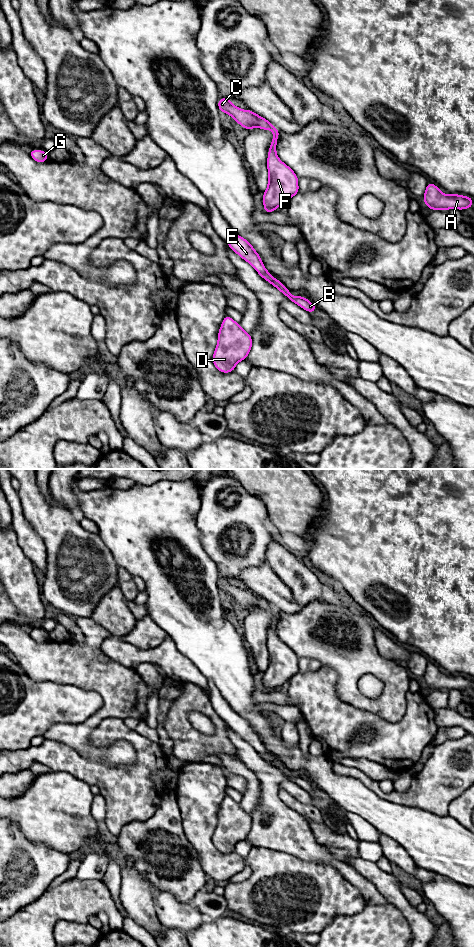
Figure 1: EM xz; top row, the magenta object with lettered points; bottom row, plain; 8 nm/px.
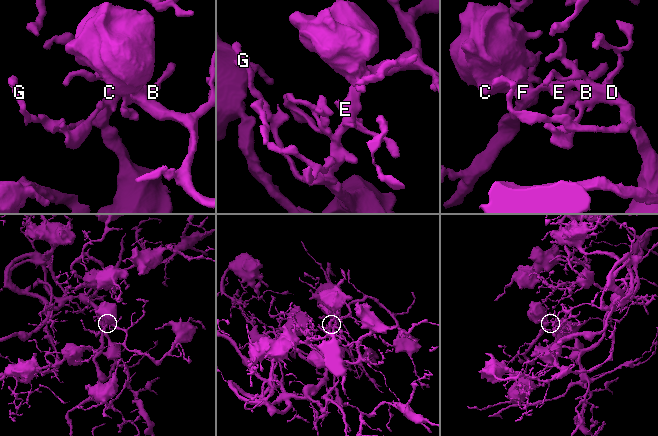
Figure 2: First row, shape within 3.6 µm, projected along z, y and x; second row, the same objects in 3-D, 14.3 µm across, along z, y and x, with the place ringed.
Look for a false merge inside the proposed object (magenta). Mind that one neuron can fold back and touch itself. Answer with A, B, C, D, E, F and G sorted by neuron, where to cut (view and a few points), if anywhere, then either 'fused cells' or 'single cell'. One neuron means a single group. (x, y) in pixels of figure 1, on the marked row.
A B C D E F G | no cut | single cell

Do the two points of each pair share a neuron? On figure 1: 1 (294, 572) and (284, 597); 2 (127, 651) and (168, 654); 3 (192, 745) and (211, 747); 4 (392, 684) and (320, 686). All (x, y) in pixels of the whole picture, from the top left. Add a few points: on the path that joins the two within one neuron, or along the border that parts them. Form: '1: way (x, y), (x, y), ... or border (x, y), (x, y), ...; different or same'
1: border (272, 570), (289, 588), (301, 607); different
2: way (137, 655), (158, 655); same
3: way (197, 745), (206, 745); same
4: border (322, 666), (337, 672), (336, 695), (349, 705); different

